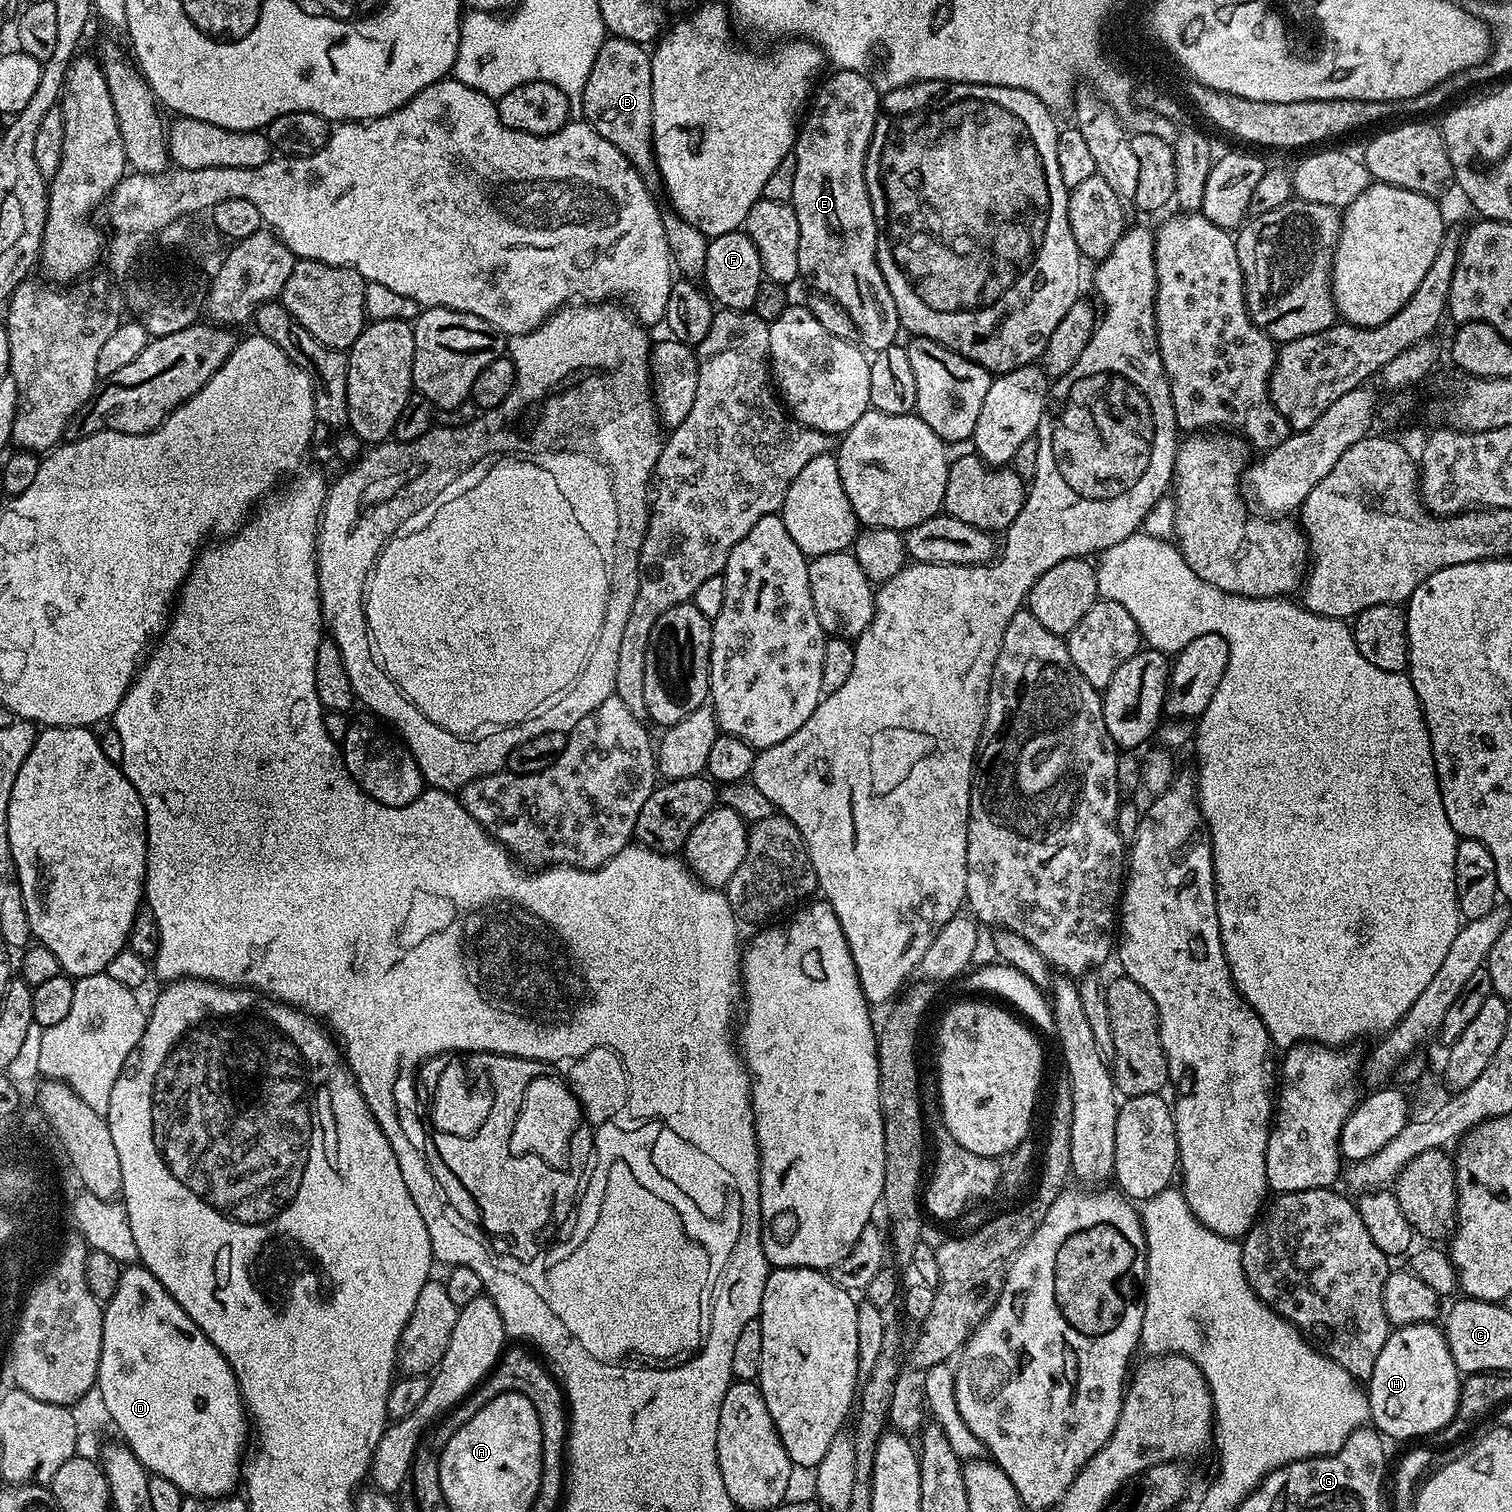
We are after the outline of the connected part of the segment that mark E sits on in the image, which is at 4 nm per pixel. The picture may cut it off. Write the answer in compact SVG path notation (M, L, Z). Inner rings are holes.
M842 68L833 73L828 81L825 79L815 89L794 145L796 169L790 203L794 214L798 214L798 266L800 276L808 279L819 295L834 298L834 302L854 318L859 343L864 343L869 353L875 354L897 343L899 336L896 335L902 332L894 298L890 298L886 278L882 278L882 270L876 261L876 219L864 181L864 163L880 116L882 96L879 91L876 93L864 72Z

